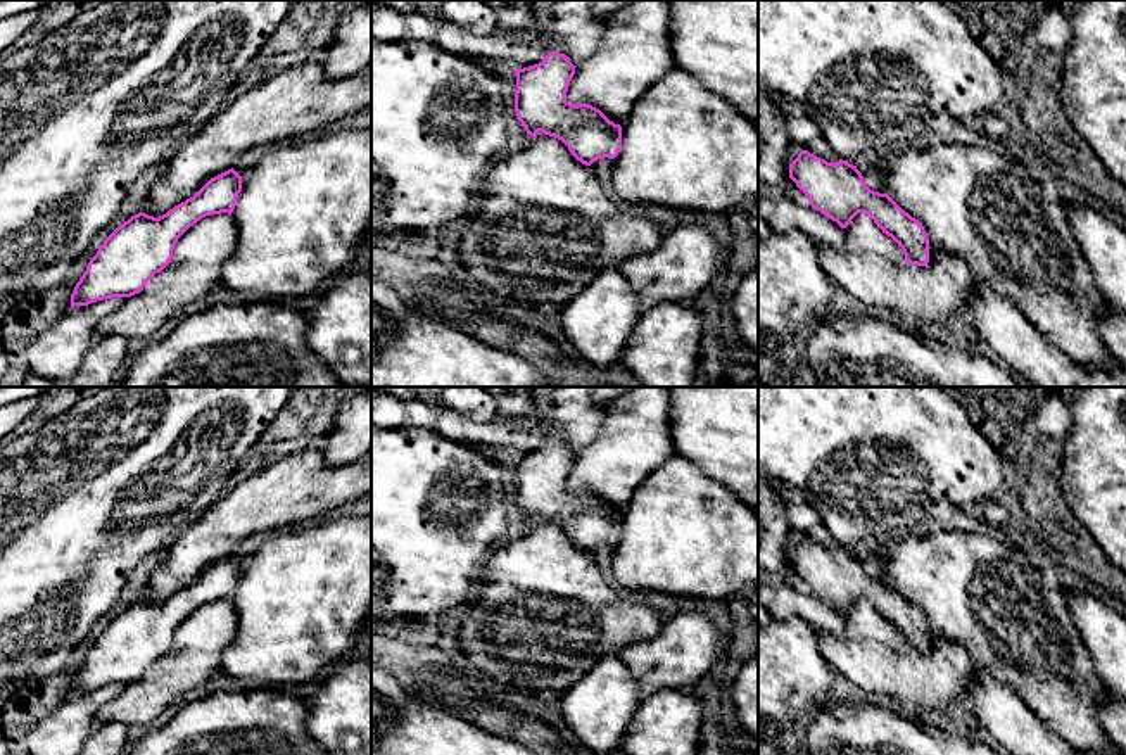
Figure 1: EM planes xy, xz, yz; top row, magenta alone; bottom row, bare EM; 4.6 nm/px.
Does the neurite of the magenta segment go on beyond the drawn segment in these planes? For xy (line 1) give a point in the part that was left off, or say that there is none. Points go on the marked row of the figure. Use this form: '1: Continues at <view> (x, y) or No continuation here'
1: No continuation here

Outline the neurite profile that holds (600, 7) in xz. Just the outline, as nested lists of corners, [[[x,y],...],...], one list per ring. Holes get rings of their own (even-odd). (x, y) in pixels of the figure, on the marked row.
[[[591,0],[592,2],[592,14],[596,17],[608,17],[610,14],[617,12],[618,9],[629,5],[634,0]]]

